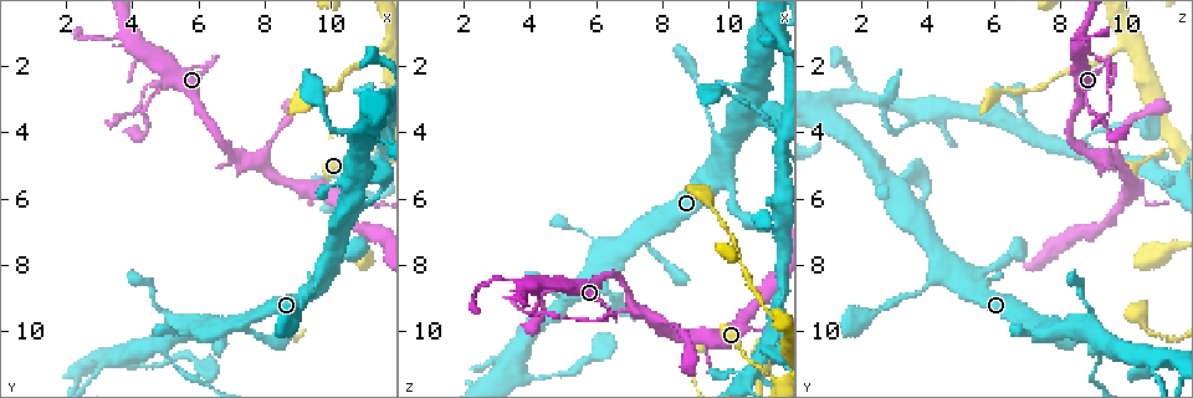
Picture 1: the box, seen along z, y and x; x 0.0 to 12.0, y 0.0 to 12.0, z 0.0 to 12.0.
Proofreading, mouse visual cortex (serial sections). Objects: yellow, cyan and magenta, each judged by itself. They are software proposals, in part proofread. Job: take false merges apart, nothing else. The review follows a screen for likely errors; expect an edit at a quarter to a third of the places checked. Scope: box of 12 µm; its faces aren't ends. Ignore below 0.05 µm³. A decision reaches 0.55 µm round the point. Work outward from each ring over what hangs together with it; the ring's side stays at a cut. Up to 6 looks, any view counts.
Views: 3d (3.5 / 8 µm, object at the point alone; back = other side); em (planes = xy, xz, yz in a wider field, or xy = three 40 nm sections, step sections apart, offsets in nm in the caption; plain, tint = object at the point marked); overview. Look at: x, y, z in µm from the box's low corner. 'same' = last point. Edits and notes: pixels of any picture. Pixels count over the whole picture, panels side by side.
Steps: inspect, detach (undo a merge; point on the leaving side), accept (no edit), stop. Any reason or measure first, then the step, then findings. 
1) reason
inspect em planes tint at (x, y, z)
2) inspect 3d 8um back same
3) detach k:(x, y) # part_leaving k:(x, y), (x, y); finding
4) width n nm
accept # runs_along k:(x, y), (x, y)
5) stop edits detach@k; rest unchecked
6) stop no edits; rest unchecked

sharp bend
inspect 3d 3.5um back at (6.5, 1.9, 9.4)

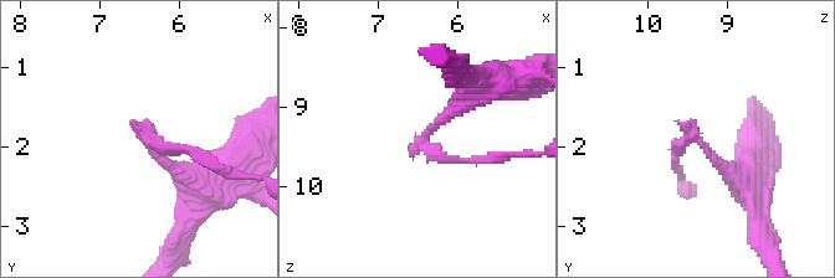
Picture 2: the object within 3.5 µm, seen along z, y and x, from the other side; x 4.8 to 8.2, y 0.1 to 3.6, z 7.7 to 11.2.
arm_widths 100, 250 nm; need the tissue
inspect em xy step 1 tint at (6.40, 1.90, 9.50)

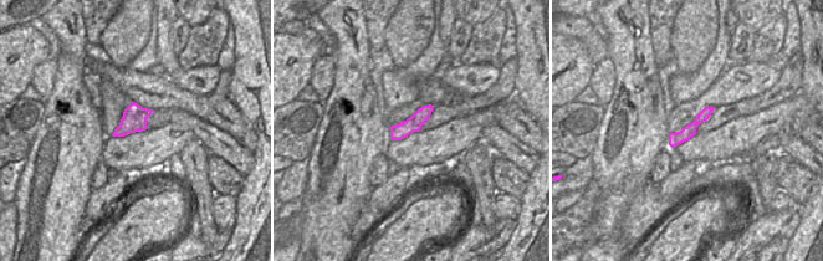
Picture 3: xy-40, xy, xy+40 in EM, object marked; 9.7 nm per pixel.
detach 2:(185, 149) # two cells meet here

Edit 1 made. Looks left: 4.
inspect overview

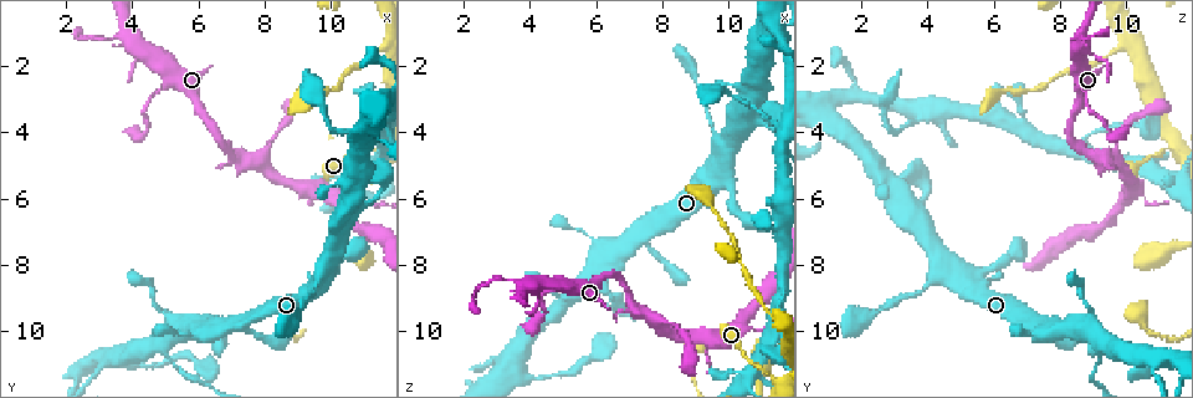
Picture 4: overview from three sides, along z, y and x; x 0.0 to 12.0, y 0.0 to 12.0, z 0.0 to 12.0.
a narrow waist
inspect 3d 3.5um at (11.1, 1.8, 9.4)

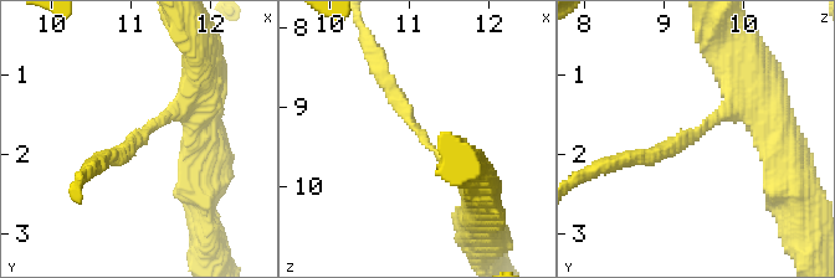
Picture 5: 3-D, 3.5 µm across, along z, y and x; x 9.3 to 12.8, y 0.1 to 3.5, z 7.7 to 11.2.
arm_widths 200, 250 nm
inspect em planes plain at (11.15, 1.75, 9.35)

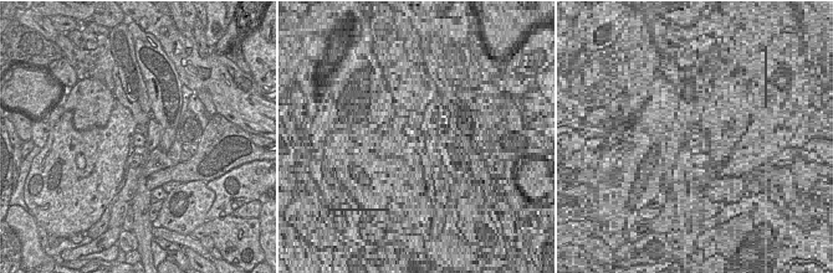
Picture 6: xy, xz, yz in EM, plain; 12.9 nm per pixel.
inspect em planes tint same

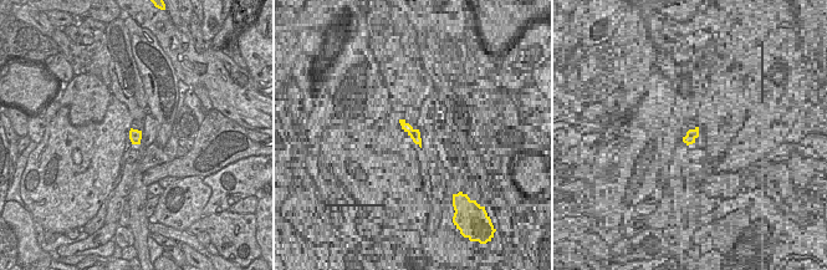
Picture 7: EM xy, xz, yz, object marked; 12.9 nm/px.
detach 5:(408, 117) # a second cell is stuck on

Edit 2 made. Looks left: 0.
stop edits detach@2, detach@5; rest unchecked

